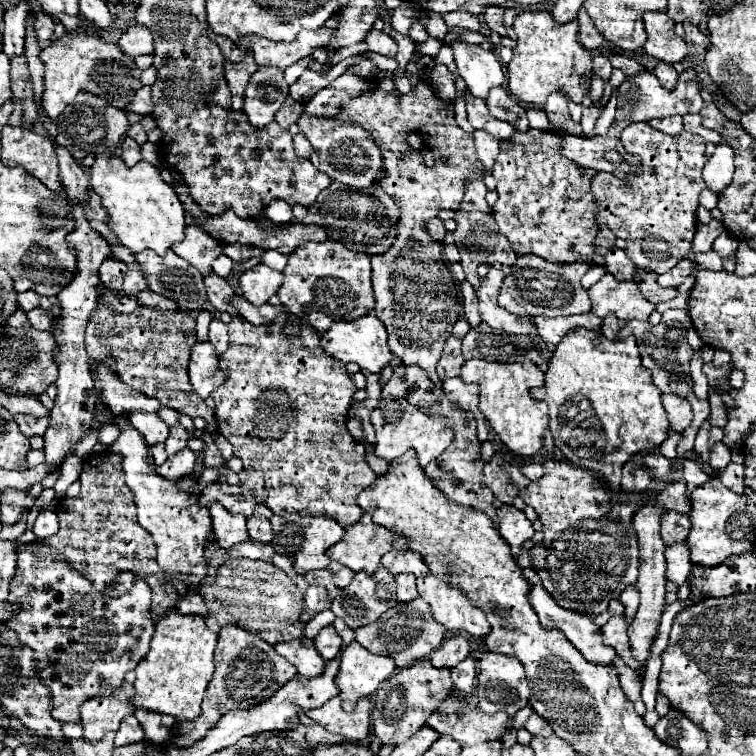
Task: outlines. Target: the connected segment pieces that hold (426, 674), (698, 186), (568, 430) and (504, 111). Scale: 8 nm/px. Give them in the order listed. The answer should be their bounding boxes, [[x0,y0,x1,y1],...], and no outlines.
[[373,660,453,746],[591,122,705,274],[531,328,669,492],[485,86,529,132]]

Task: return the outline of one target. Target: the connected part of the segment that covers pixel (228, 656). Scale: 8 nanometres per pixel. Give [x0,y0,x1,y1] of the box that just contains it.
[171,626,297,746]

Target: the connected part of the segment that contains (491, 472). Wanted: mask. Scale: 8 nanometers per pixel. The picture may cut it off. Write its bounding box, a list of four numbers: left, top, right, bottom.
[483,456,531,504]

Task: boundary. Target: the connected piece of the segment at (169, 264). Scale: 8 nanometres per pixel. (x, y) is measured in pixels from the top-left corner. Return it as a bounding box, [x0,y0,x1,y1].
[135,250,207,310]

